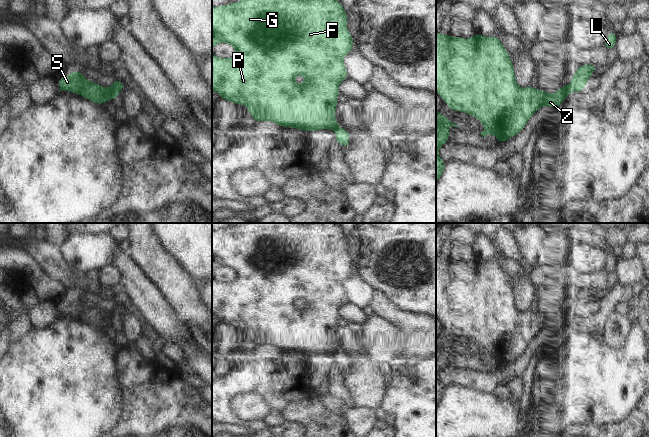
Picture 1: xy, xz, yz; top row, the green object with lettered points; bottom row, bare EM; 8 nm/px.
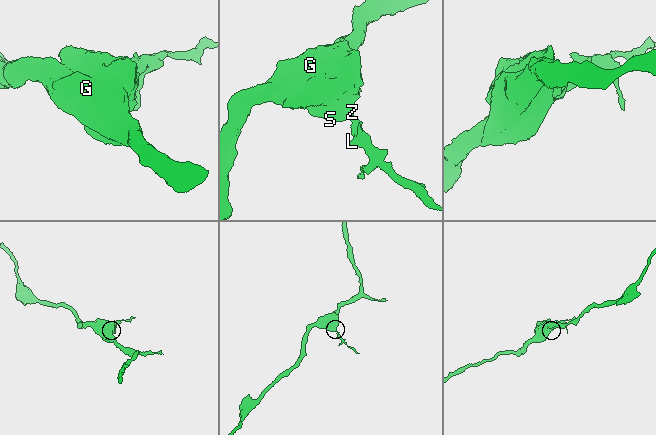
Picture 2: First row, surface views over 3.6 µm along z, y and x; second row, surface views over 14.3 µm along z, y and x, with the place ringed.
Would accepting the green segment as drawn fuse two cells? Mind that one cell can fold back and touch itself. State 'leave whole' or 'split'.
split

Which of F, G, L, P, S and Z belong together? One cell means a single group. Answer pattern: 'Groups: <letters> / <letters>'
Groups: F G P S Z / L

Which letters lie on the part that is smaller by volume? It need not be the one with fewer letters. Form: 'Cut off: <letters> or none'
Cut off: L

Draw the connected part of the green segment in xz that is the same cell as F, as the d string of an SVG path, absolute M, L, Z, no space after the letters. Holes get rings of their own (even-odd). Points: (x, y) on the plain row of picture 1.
M243 223L228 229L212 231L212 273L219 267L229 267L236 275L231 282L216 281L212 275L212 313L221 320L221 323L236 329L246 329L251 342L256 346L272 345L282 352L297 352L304 356L335 353L338 349L334 339L339 327L337 325L337 320L340 319L338 309L348 302L343 282L352 275L355 266L347 253L347 242L343 229L335 223ZM296 299L305 301L302 309L294 306Z

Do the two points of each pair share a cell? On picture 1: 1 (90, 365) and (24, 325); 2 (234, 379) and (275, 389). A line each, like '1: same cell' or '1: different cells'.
1: different cells
2: same cell

